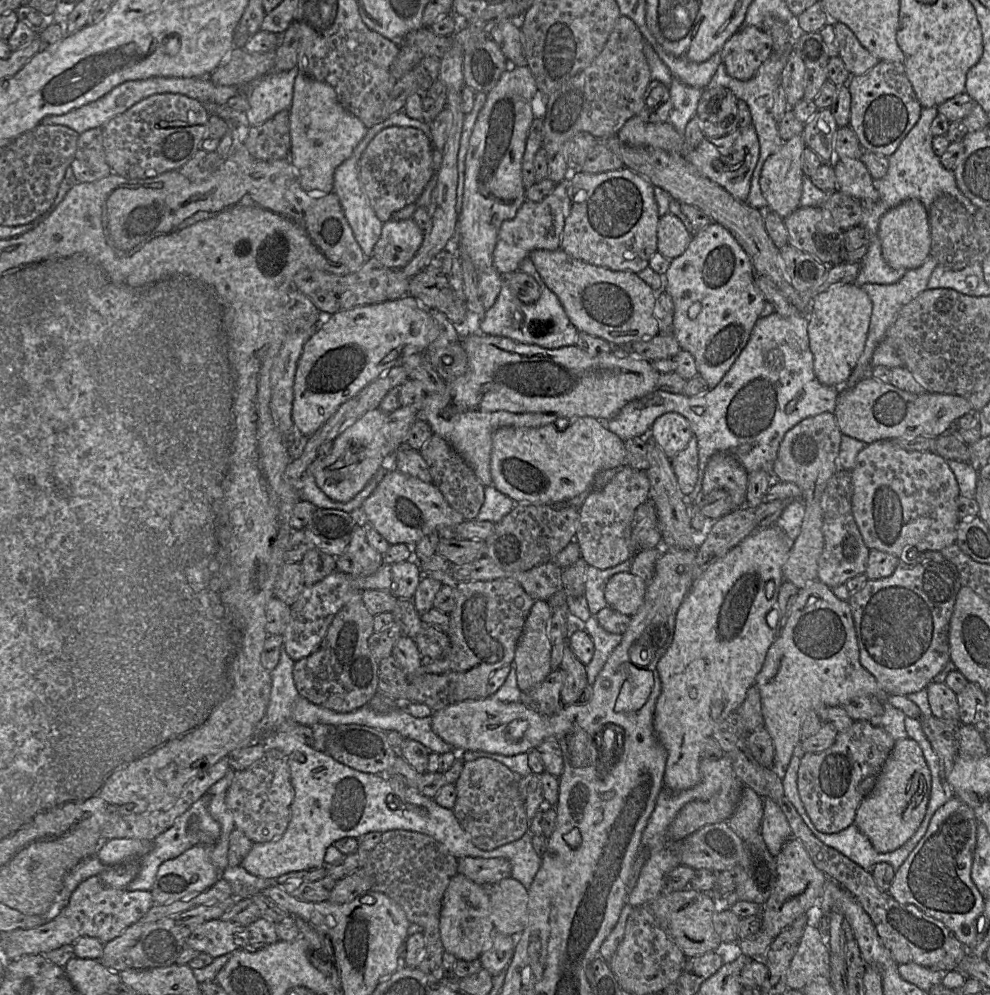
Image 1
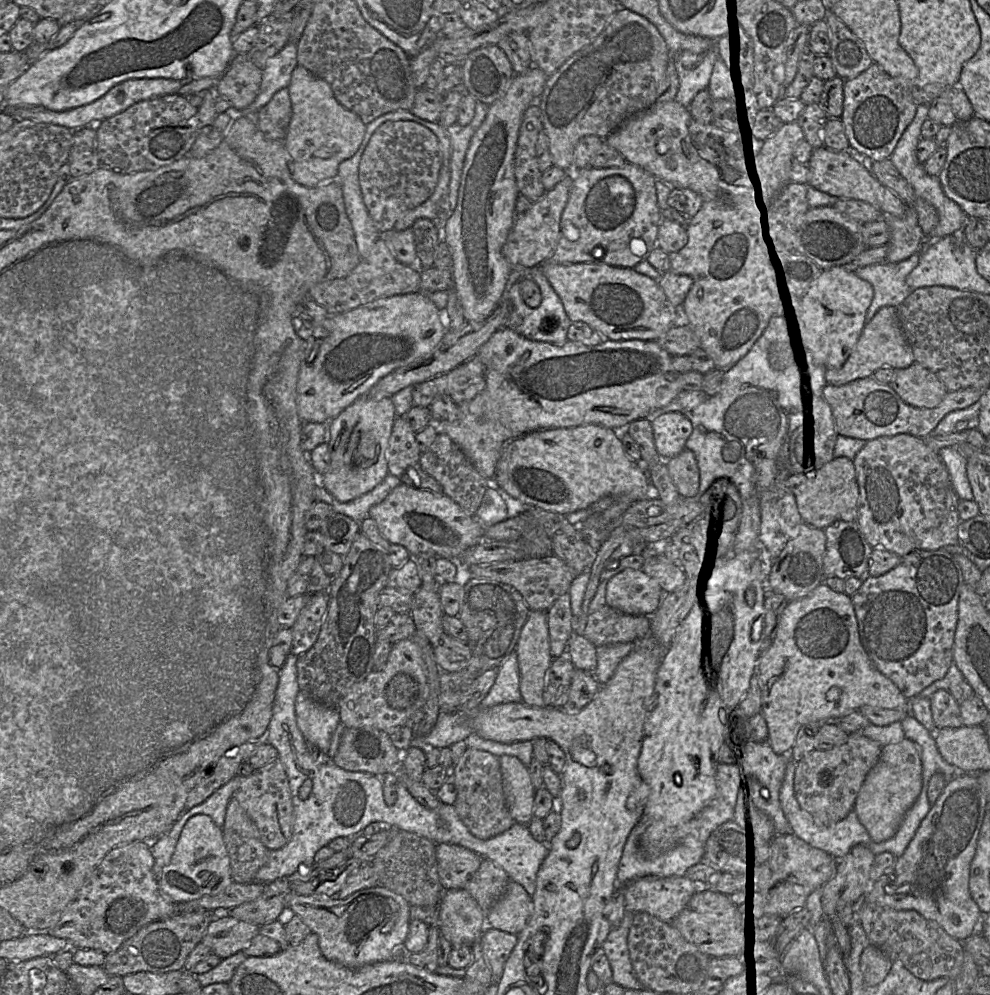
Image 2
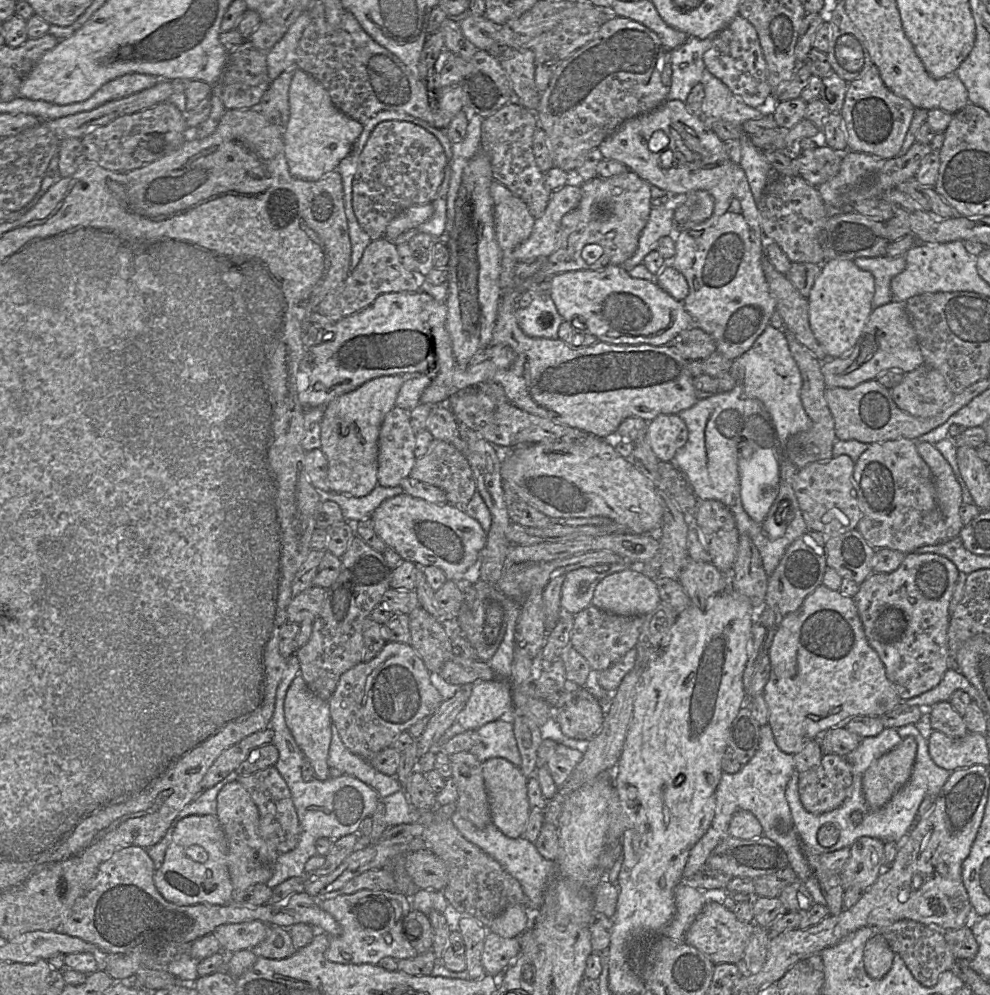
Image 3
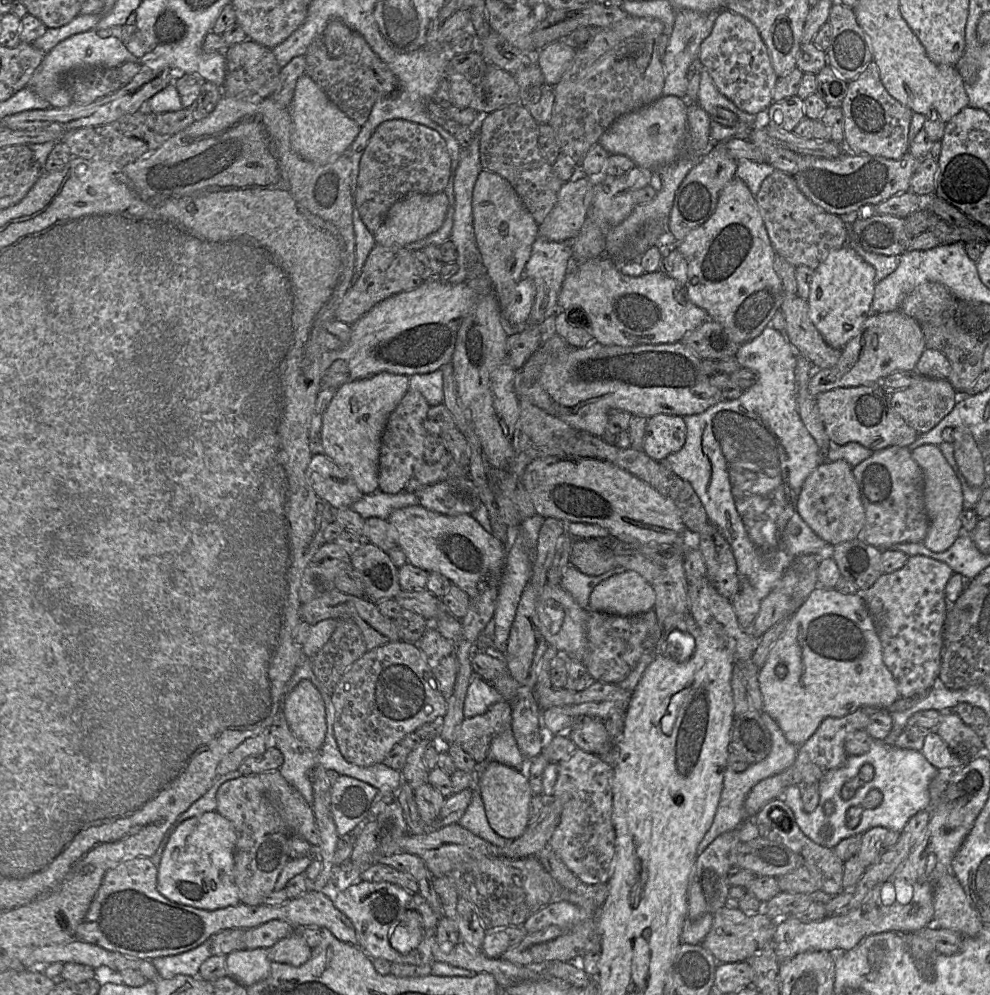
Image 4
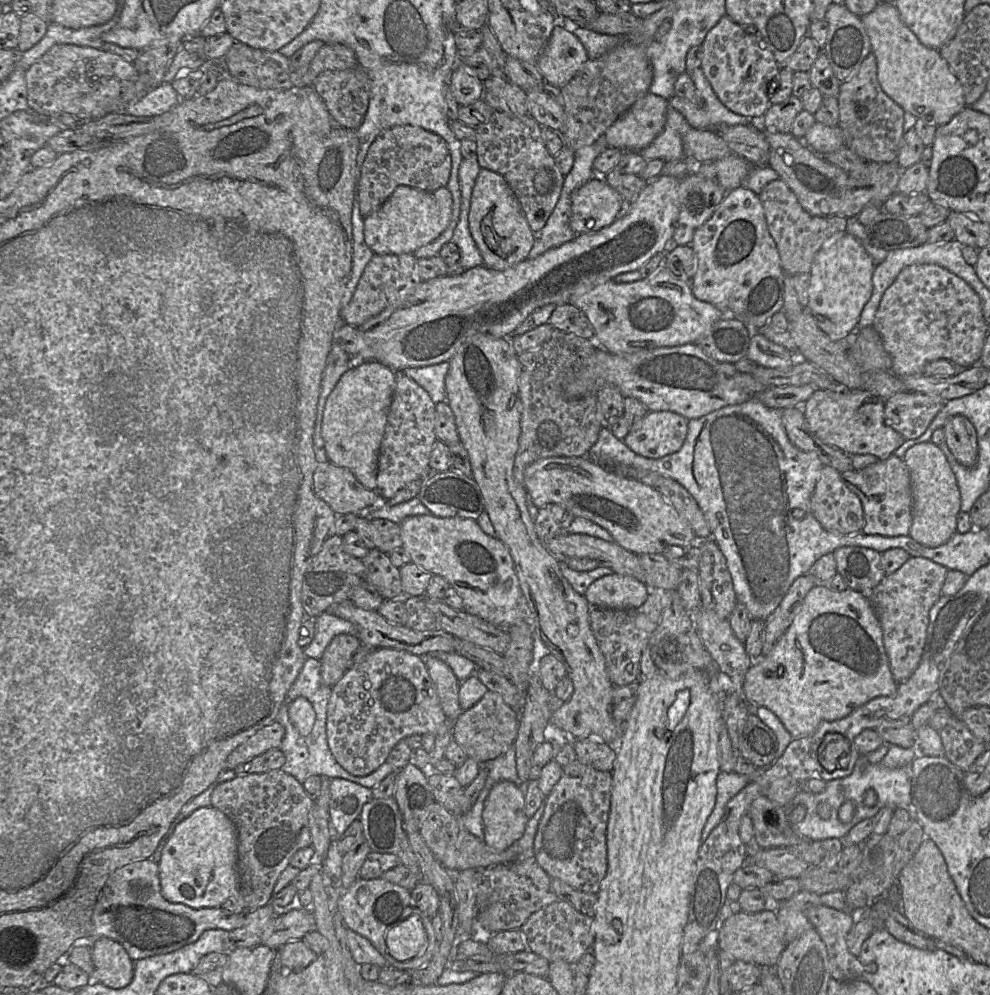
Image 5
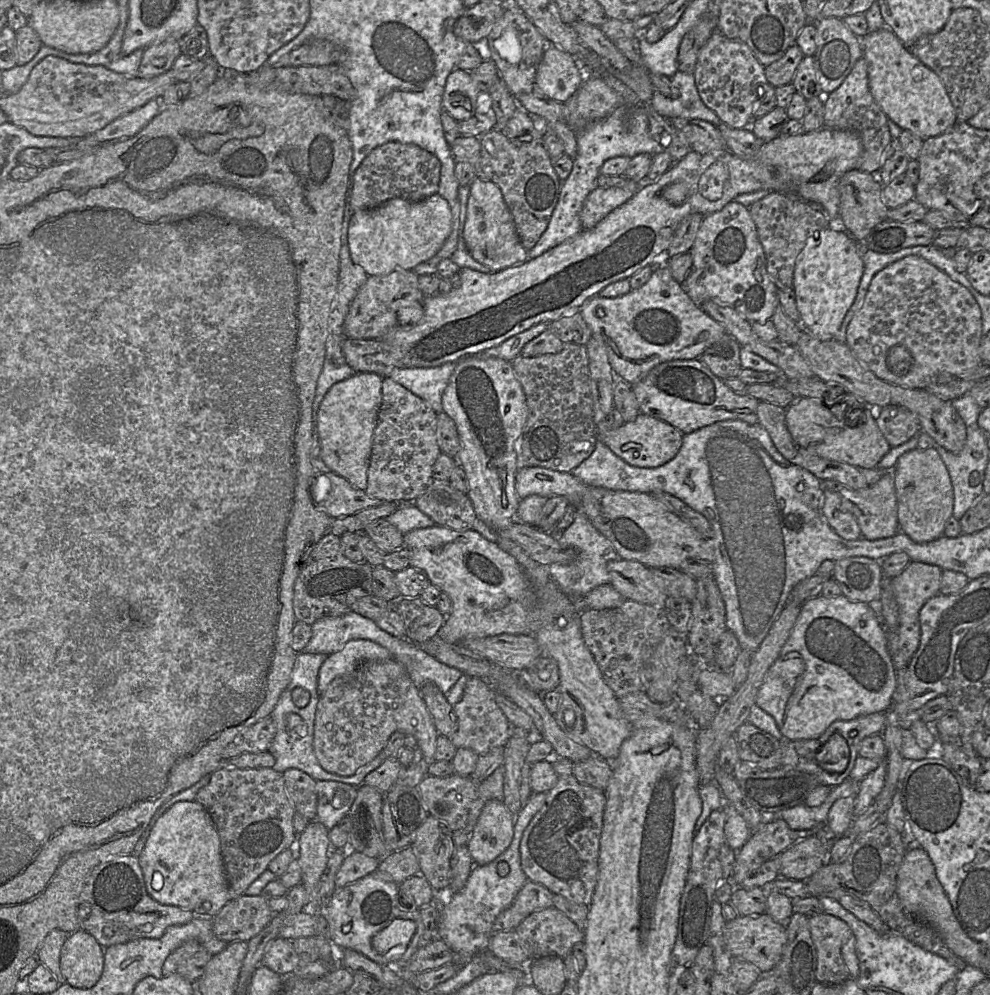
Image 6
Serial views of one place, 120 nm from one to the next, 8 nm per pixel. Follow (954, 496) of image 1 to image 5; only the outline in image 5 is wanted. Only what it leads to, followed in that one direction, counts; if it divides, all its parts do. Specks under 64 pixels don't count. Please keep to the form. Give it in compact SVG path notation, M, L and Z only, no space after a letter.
M892 454L864 469L845 472L842 478L861 500L864 512L862 533L888 537L909 535L912 524L912 491L909 469L903 458Z

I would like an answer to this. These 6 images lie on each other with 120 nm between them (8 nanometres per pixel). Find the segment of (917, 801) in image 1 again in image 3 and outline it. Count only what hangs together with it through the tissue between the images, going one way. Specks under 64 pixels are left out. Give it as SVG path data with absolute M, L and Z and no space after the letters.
M912 736L875 760L862 777L862 790L868 806L873 809L883 807L895 793L903 787L911 776L917 752L917 742Z

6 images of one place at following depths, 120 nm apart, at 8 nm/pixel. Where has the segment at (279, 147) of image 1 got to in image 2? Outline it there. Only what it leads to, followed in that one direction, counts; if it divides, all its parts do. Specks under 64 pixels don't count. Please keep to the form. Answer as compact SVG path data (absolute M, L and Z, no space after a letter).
M288 86L277 91L258 111L254 119L266 139L283 141L287 135L291 117L292 106Z

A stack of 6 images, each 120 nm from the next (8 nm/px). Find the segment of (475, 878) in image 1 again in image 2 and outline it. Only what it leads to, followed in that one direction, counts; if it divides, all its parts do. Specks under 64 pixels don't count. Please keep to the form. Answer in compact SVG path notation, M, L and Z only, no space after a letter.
M437 844L436 859L444 890L463 888L482 862L477 853L454 844Z

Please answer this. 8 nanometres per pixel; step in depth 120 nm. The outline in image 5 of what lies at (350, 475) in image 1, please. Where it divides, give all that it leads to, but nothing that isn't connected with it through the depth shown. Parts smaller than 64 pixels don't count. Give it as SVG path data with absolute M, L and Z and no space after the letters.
M362 361L341 376L325 403L321 434L328 461L349 469L370 490L377 488L379 451L395 387L394 370L377 361Z

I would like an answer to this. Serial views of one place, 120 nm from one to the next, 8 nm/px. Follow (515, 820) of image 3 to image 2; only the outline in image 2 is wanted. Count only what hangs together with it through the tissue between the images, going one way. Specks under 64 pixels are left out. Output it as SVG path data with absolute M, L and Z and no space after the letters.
M514 756L499 757L507 808L516 823L528 825L534 810L535 789L528 768Z

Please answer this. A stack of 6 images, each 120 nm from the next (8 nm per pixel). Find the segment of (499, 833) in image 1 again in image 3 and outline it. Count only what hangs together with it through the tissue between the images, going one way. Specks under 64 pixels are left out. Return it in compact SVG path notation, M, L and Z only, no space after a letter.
M469 751L454 753L449 759L458 792L457 811L478 829L485 828L492 819L482 763Z

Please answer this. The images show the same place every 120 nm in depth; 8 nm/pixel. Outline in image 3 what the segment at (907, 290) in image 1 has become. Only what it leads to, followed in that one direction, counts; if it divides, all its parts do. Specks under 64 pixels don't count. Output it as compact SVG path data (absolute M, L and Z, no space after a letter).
M904 255L897 257L861 257L854 259L855 265L870 272L874 277L875 292L872 299L872 310L893 300L891 280L906 267Z

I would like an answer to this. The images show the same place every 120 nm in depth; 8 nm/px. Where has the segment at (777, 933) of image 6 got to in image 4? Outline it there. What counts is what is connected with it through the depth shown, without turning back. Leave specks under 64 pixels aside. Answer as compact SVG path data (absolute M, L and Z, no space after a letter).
M723 907L713 914L710 931L701 945L708 950L718 963L735 963L748 961L753 955L772 945L777 921L764 912L746 915L740 909Z

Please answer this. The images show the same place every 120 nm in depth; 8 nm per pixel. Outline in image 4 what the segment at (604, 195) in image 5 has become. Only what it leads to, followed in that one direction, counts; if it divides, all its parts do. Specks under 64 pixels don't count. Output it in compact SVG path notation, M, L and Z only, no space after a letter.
M589 179L564 183L553 209L538 225L538 235L570 244L581 232L594 192L595 182Z

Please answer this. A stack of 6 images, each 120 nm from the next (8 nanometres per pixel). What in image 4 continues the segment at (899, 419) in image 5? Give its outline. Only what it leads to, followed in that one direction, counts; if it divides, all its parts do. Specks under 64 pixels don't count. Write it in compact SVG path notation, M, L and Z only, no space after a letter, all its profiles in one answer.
M924 376L907 388L890 392L889 403L910 427L923 435L951 412L959 396L947 379Z

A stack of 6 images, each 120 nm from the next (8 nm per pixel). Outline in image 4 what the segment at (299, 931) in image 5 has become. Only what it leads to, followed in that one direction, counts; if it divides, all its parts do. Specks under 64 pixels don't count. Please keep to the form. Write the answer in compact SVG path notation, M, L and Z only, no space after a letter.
M271 920L257 927L245 930L244 944L246 949L269 949L279 940L293 934L295 928L282 920Z

